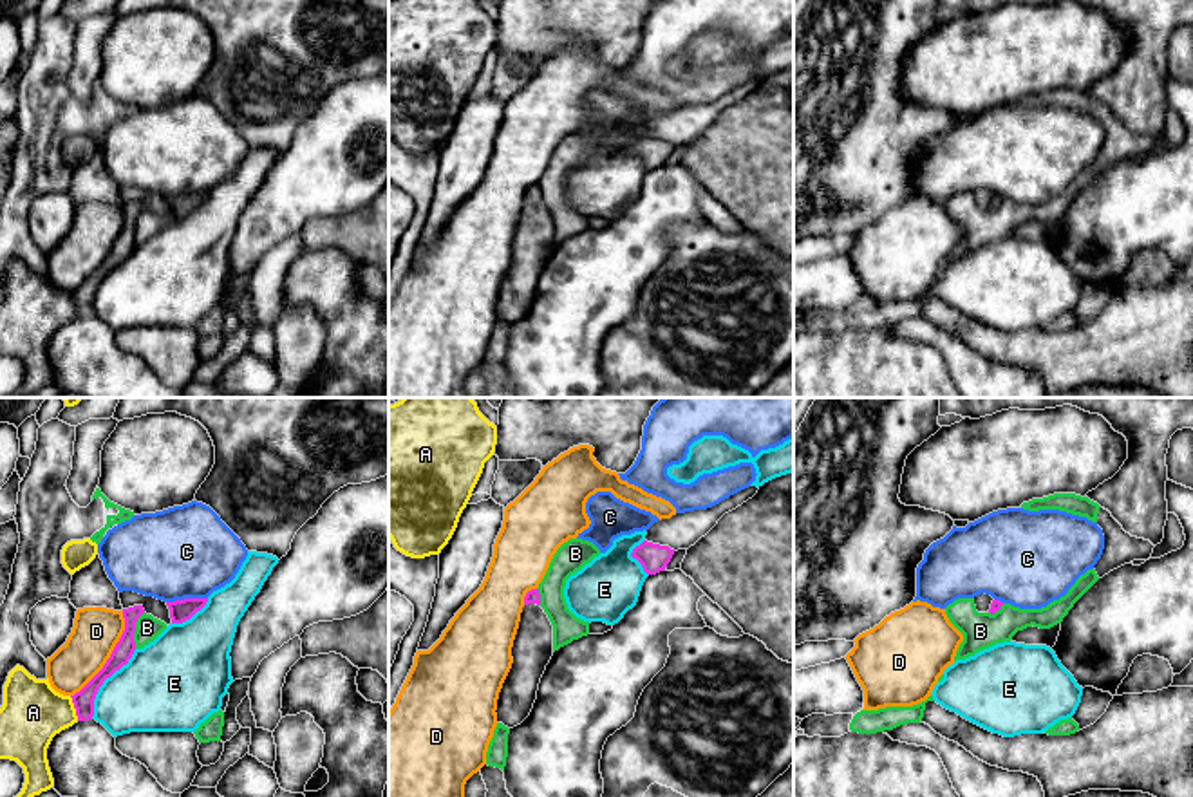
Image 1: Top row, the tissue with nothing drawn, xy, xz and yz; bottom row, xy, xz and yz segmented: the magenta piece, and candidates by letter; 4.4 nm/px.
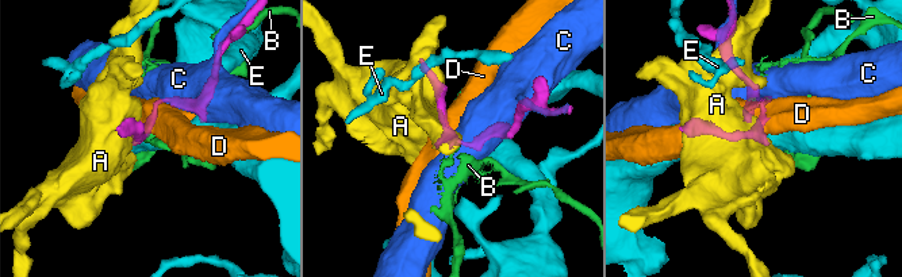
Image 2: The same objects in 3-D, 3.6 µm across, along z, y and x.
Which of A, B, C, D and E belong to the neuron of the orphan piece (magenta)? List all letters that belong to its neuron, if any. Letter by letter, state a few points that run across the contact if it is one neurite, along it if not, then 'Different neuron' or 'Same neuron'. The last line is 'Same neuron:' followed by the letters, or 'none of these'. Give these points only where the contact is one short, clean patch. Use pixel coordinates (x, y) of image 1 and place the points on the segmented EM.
A: Different neuron
B: Different neuron
C: Different neuron
D: Different neuron
E: Different neuron
Same neuron: none of these

